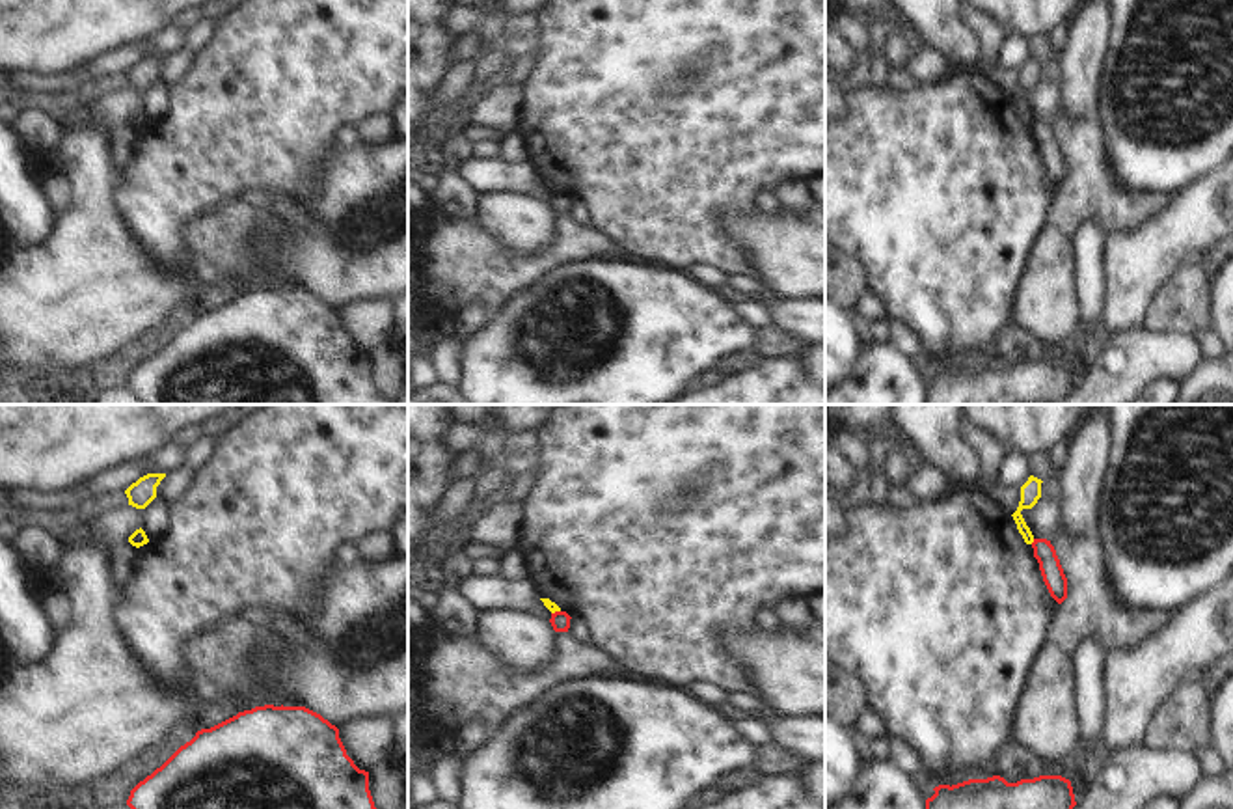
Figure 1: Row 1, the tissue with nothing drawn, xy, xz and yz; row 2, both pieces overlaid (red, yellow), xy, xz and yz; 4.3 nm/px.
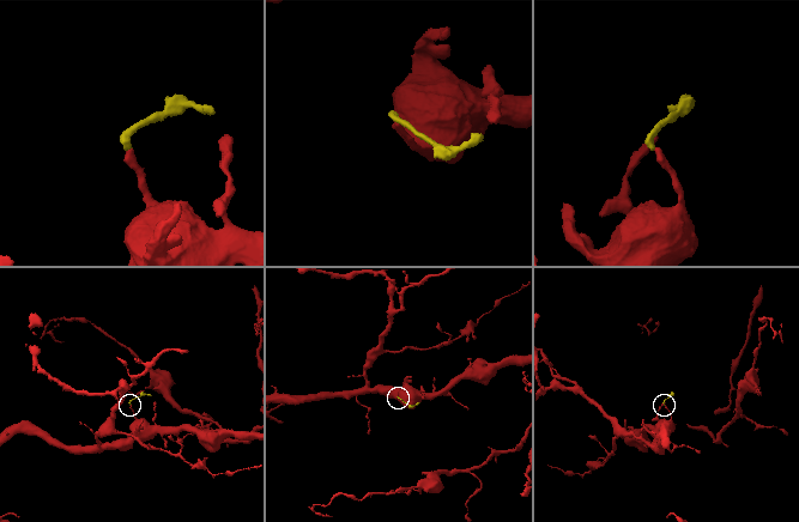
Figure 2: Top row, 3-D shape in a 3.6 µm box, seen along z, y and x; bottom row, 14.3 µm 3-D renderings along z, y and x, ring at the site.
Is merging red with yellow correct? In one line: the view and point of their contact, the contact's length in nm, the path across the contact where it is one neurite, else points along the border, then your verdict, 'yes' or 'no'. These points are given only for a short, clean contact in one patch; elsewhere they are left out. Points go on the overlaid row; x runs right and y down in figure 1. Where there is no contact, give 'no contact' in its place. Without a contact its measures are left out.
meets red in yz at (1034, 541); contact 30 nm long; border along yz (1034, 539), (1030, 543); no

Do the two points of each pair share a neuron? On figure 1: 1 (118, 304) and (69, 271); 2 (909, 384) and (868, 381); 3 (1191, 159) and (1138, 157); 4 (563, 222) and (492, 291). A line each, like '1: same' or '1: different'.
1: same
2: same
3: same
4: same

